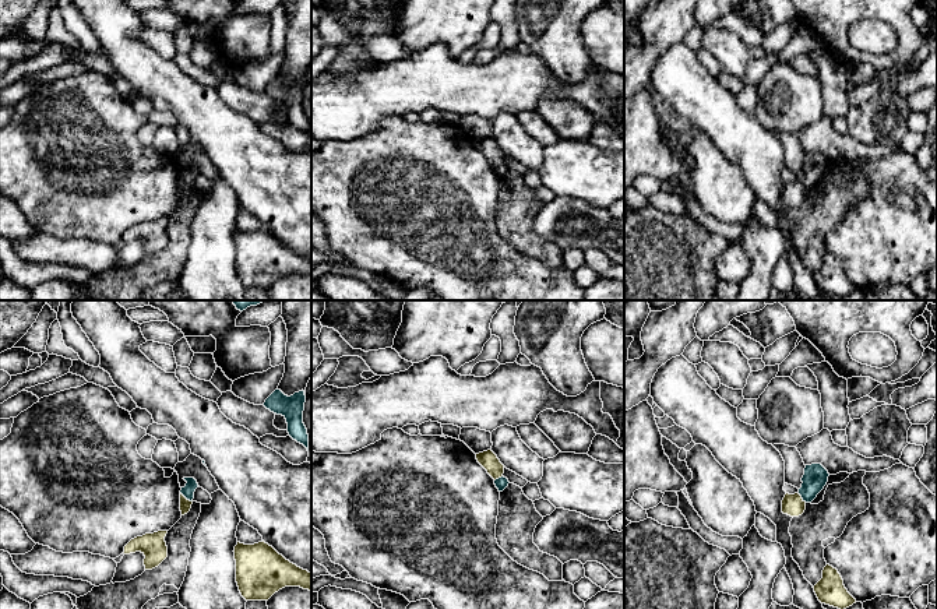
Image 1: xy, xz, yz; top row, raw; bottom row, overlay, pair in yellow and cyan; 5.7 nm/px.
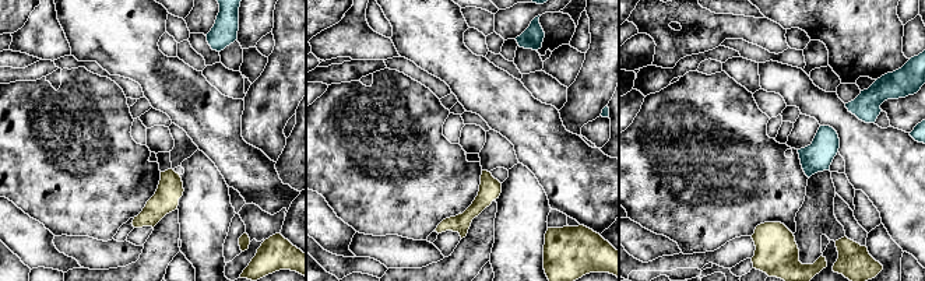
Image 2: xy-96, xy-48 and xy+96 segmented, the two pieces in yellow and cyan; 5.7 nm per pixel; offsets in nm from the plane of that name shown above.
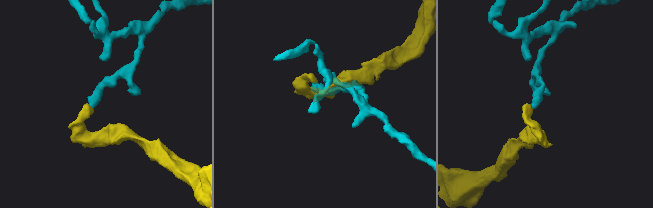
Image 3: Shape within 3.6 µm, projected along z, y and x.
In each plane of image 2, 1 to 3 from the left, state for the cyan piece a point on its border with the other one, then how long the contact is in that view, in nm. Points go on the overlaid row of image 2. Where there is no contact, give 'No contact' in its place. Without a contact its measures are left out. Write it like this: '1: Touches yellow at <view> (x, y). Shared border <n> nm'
1: No contact
2: No contact
3: No contact

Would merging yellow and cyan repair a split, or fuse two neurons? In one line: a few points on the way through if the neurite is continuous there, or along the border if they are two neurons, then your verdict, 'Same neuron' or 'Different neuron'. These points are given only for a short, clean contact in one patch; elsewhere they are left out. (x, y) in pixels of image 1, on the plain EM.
Boundary: xy (180, 179), (192, 189). Different neuron

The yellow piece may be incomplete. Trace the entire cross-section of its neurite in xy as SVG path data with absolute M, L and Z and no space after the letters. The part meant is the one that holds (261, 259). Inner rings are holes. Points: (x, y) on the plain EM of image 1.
M268 230L235 233L236 270L246 288L268 288L285 274L311 278L311 260L286 247Z

